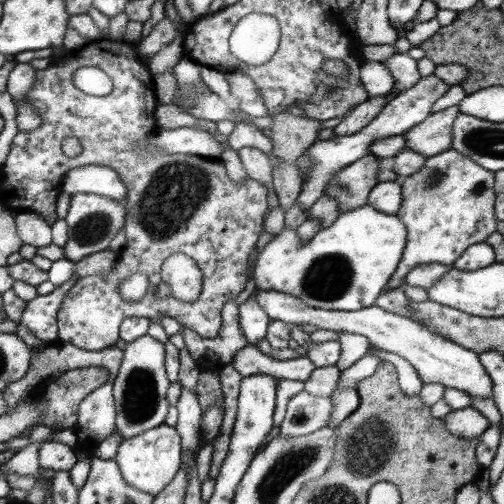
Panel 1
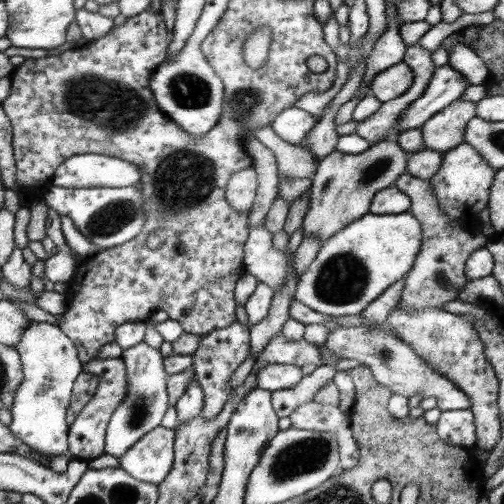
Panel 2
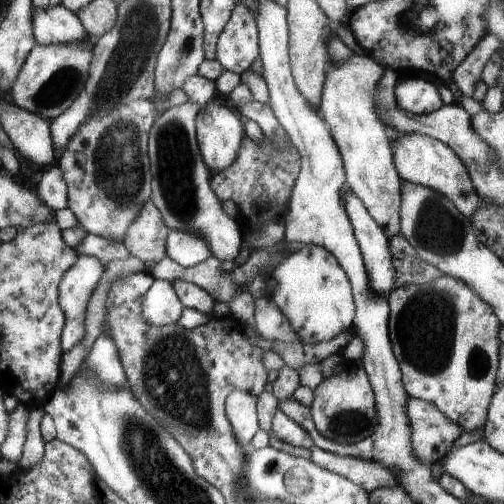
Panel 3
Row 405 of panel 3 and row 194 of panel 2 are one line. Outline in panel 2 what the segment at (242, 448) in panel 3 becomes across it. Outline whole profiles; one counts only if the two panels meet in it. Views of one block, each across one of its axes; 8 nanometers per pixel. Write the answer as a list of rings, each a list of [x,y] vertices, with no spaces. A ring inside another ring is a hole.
[[[243,168],[231,174],[225,188],[225,200],[227,204],[231,204],[231,210],[245,212],[253,208],[255,196],[257,196],[257,172],[253,168]]]

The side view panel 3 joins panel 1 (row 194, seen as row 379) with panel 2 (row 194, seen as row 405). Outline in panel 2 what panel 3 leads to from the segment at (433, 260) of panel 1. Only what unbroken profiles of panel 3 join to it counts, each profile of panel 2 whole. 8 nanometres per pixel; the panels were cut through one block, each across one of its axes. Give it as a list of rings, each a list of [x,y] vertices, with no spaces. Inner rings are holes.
[[[459,144],[453,150],[447,150],[443,154],[443,160],[441,160],[437,174],[433,178],[429,178],[427,182],[431,184],[431,190],[435,194],[433,196],[435,204],[437,204],[439,212],[449,220],[449,226],[457,224],[467,234],[479,232],[479,228],[481,228],[479,214],[481,214],[481,210],[487,210],[489,190],[493,186],[495,174],[497,172],[469,144]]]

